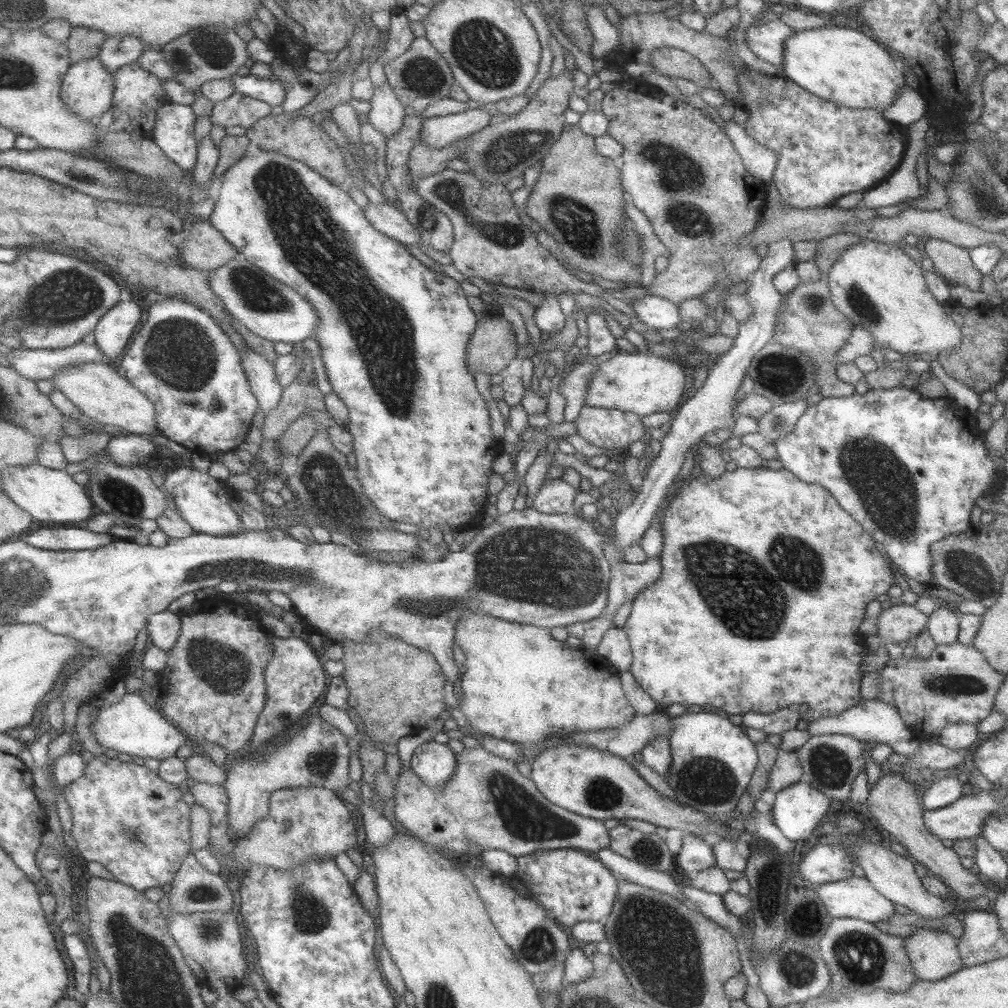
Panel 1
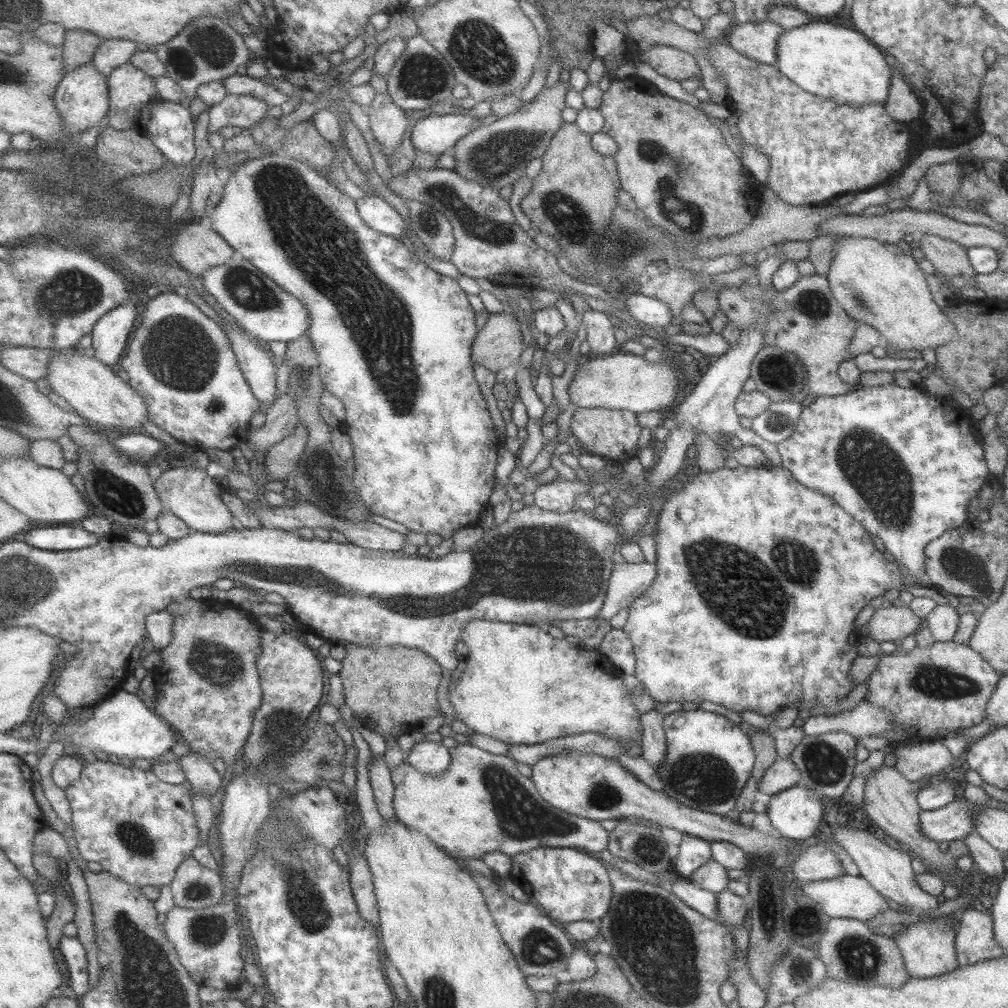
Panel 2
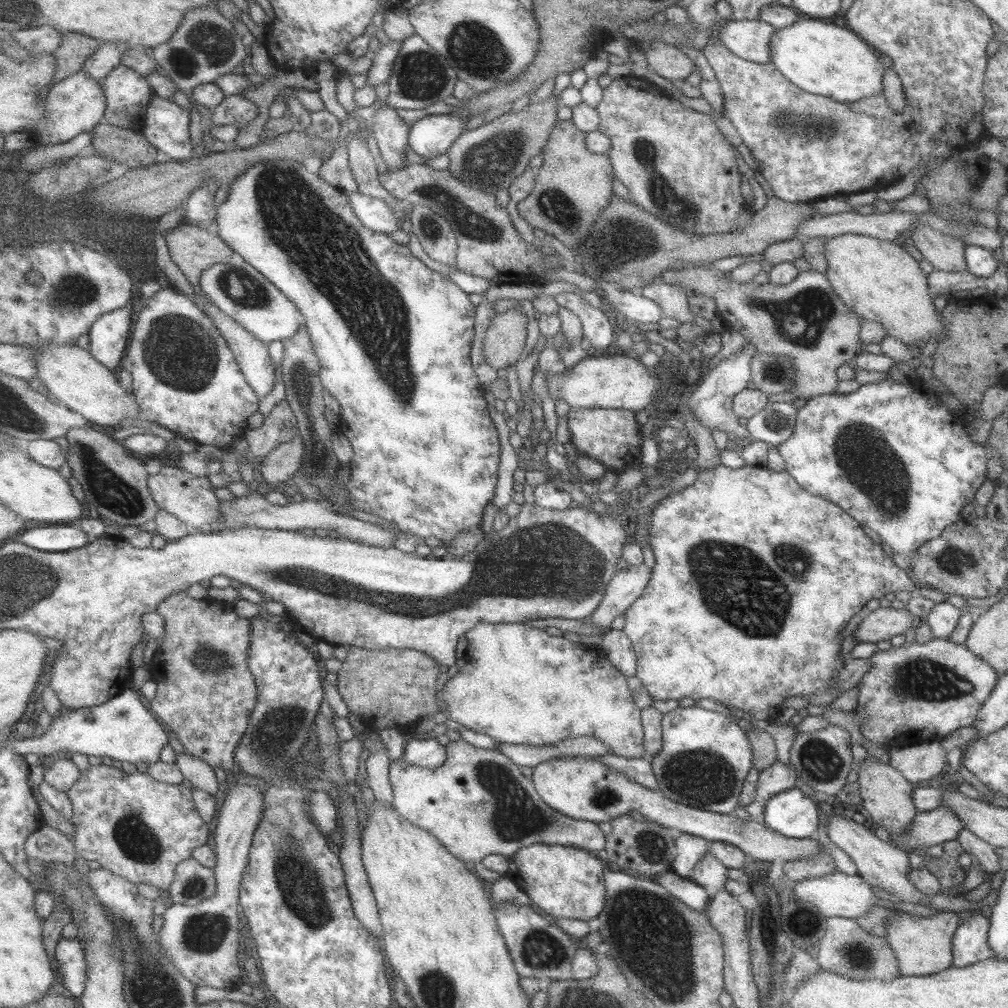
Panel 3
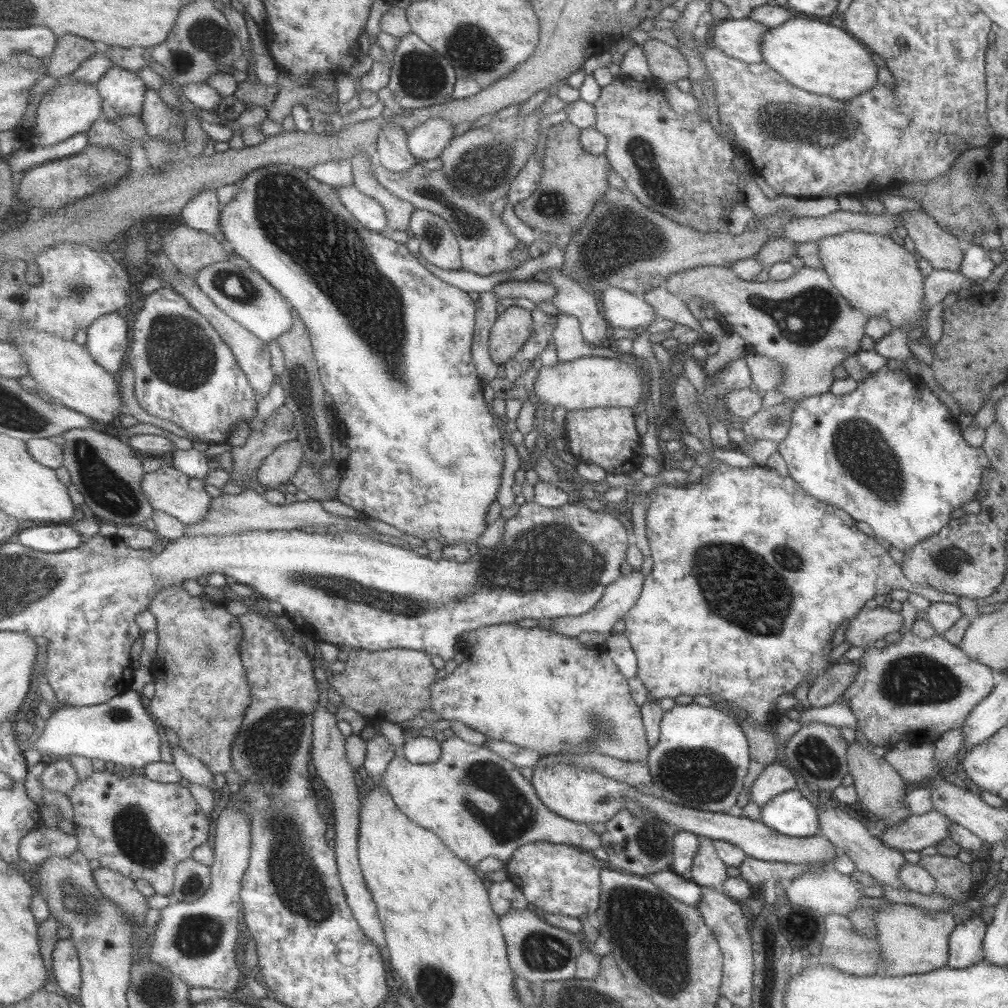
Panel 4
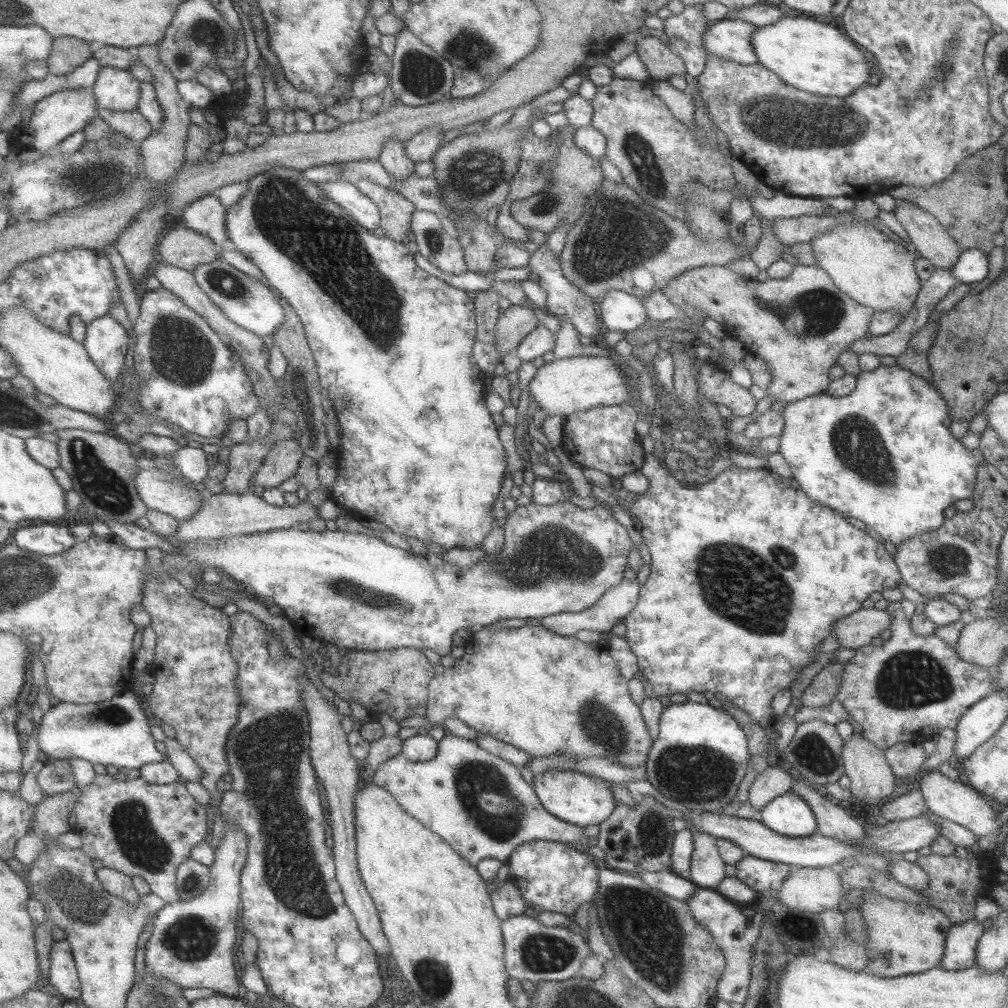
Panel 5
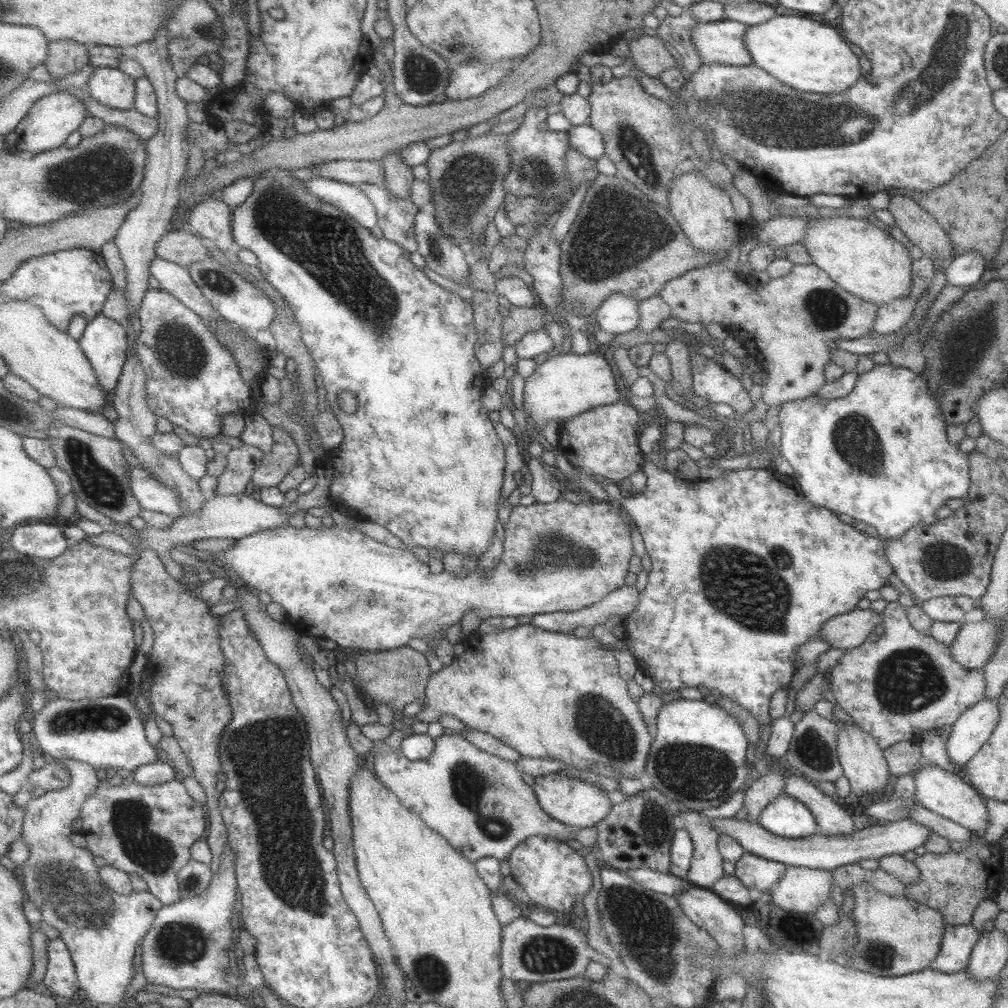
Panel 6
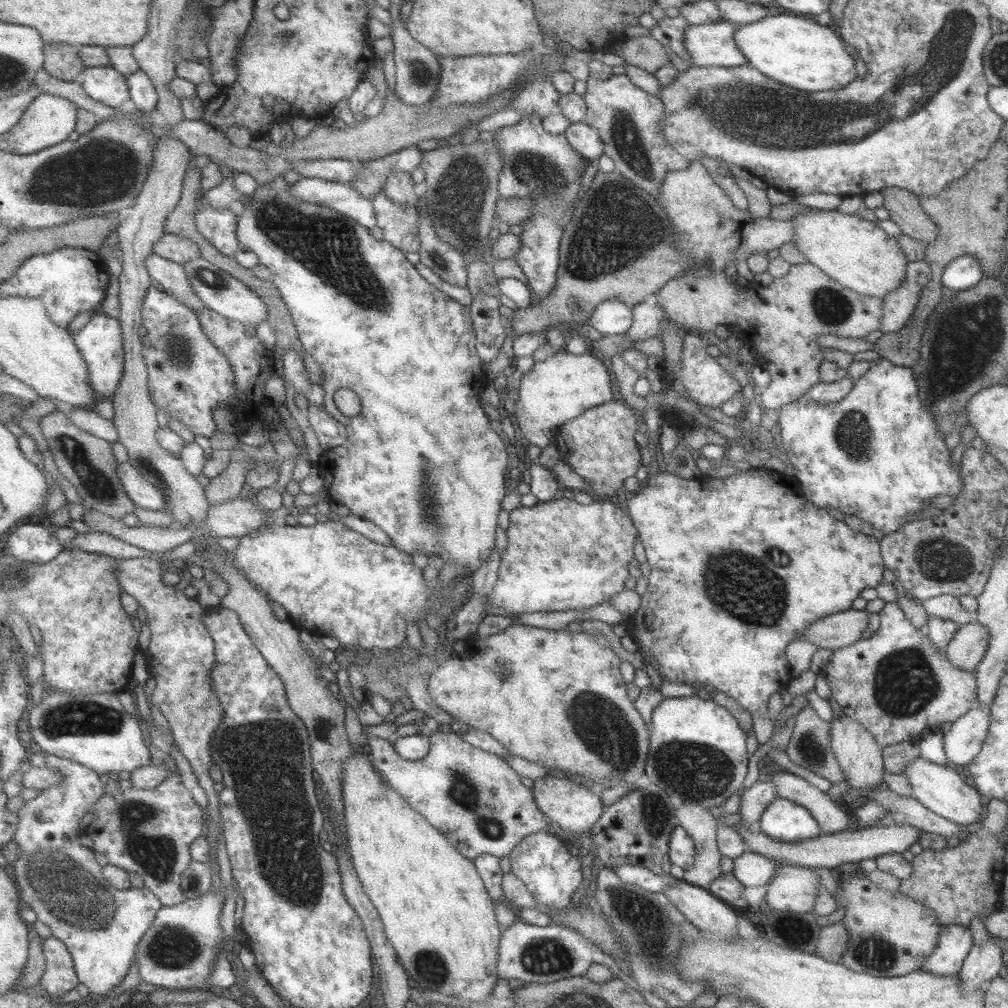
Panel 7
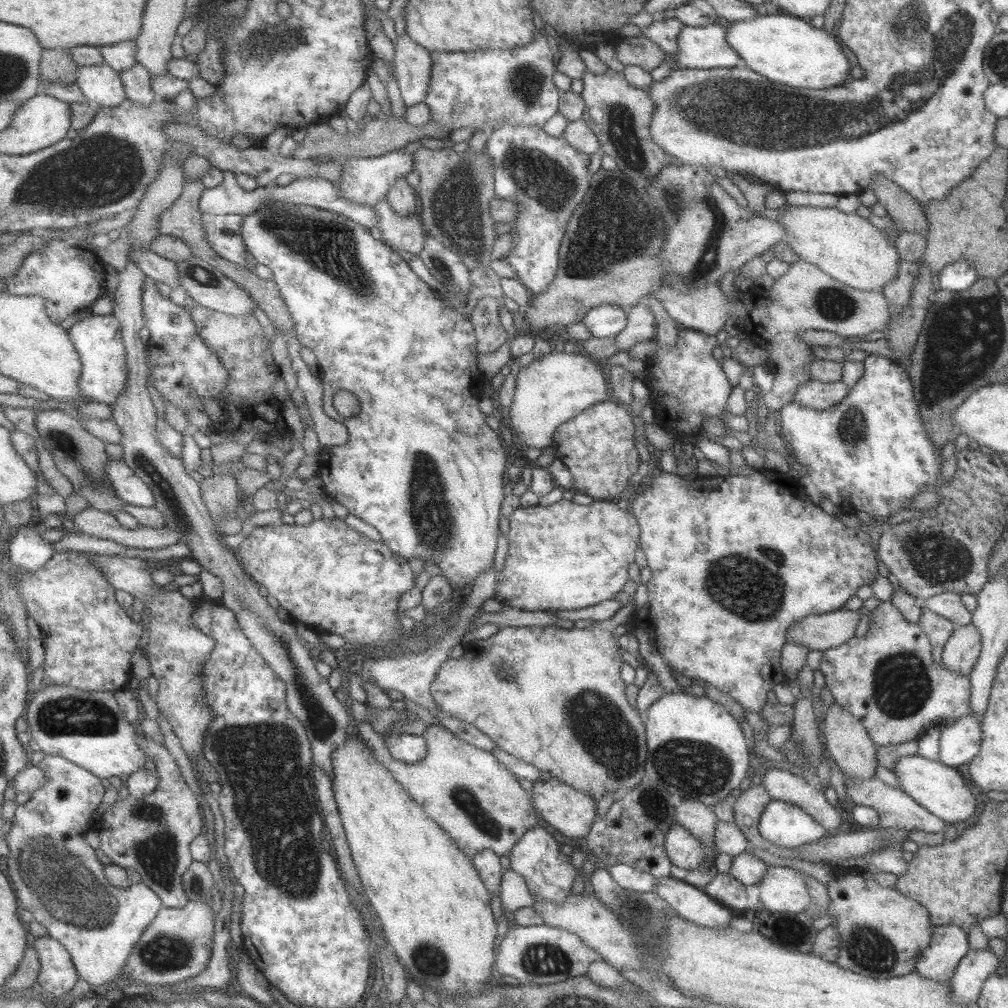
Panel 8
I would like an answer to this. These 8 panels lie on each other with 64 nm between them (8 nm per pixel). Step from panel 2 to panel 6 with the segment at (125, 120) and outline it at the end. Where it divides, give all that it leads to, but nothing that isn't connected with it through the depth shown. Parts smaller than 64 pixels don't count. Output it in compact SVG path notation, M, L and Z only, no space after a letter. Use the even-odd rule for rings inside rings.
M97 67L89 80L87 91L105 106L121 110L135 108L136 79L120 68Z

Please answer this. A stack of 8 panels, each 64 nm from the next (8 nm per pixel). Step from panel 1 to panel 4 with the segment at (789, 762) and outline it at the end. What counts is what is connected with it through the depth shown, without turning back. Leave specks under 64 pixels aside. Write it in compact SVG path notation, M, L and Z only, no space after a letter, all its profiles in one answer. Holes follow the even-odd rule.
M779 760L775 763L765 765L764 770L756 777L755 780L753 780L749 790L749 800L761 808L767 801L771 800L773 796L777 796L778 794L781 794L781 792L795 789L796 780L792 772L793 771L788 766L783 766Z

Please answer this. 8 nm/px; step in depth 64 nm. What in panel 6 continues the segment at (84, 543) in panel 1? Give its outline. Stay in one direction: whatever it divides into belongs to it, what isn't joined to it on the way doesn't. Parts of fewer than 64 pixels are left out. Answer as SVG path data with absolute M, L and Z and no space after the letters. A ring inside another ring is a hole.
M60 524L19 525L10 536L13 549L41 559L54 559L61 556L70 546Z

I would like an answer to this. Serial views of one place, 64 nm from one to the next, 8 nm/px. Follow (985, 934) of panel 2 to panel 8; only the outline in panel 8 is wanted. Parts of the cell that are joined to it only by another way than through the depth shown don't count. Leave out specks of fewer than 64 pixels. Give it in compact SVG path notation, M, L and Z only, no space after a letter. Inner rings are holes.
M952 924L933 925L931 936L929 936L929 944L927 944L927 948L921 948L913 972L918 976L923 976L924 978L943 983L943 981L948 981L953 977L959 960L965 956L965 953L968 950L969 943L967 931L963 931L961 927Z

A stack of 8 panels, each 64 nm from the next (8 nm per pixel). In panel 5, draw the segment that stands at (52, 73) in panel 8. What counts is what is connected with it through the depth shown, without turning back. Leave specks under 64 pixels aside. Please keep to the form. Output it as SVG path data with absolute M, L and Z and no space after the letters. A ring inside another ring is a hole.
M75 37L54 39L53 51L47 62L55 75L66 75L93 57L94 44Z

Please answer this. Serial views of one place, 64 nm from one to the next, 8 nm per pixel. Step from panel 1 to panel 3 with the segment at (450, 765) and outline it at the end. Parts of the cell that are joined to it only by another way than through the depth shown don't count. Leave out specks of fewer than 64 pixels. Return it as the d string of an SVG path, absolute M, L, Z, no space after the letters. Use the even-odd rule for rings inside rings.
M415 738L406 743L404 758L414 766L437 769L447 762L448 749L435 738Z

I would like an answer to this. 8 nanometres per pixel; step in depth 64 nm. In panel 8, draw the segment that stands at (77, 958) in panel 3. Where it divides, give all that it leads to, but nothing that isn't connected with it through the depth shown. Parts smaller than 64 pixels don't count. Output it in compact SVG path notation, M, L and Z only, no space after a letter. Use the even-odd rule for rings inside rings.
M51 936L35 938L32 941L42 962L38 984L47 995L69 995L79 982L80 974L67 947Z

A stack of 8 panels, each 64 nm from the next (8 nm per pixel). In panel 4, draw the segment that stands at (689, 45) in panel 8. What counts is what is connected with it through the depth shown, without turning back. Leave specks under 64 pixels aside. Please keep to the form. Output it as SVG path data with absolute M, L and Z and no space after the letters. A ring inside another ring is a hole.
M749 18L726 19L711 27L707 44L747 64L761 62L759 40L767 27Z

